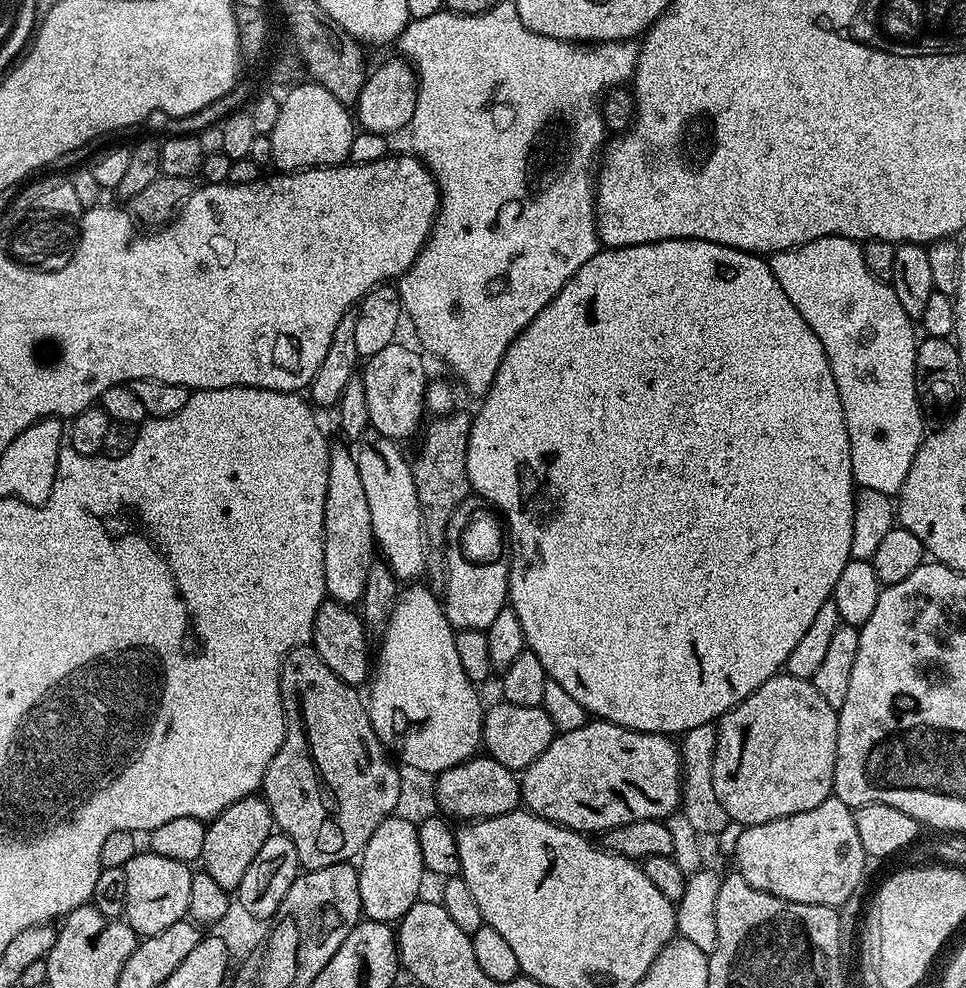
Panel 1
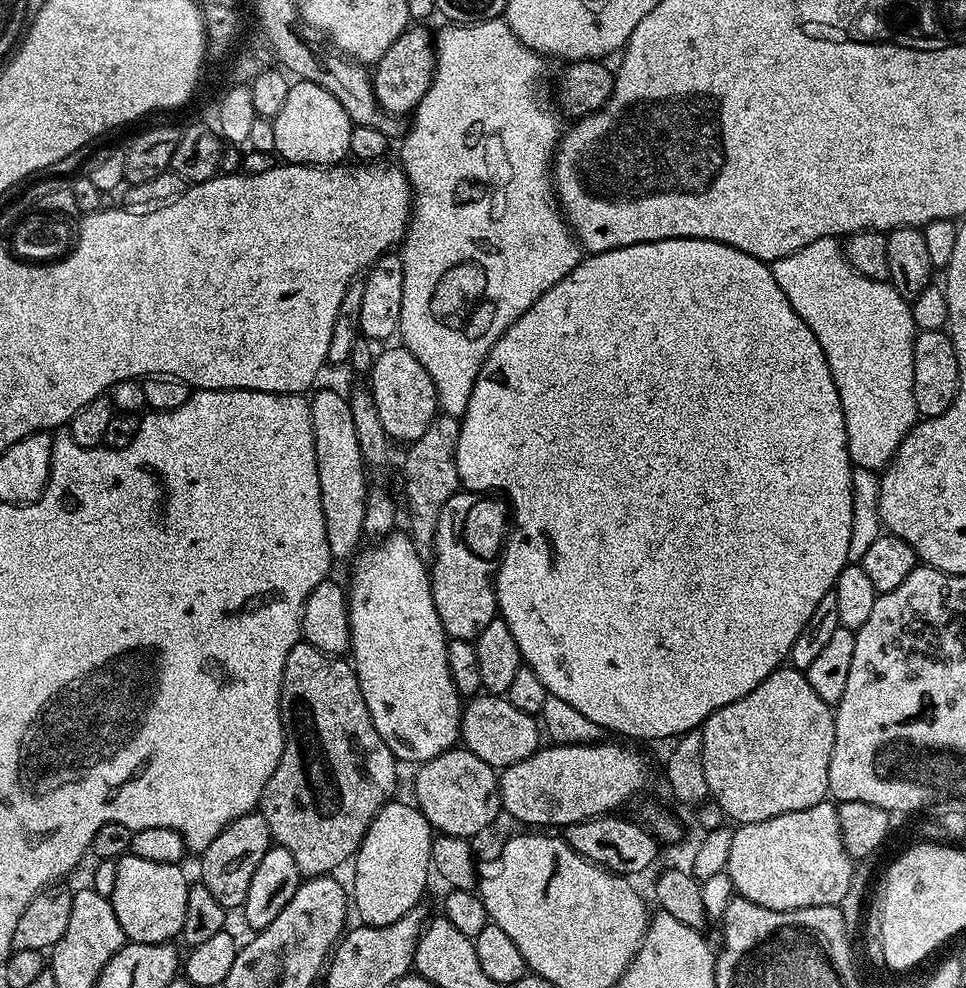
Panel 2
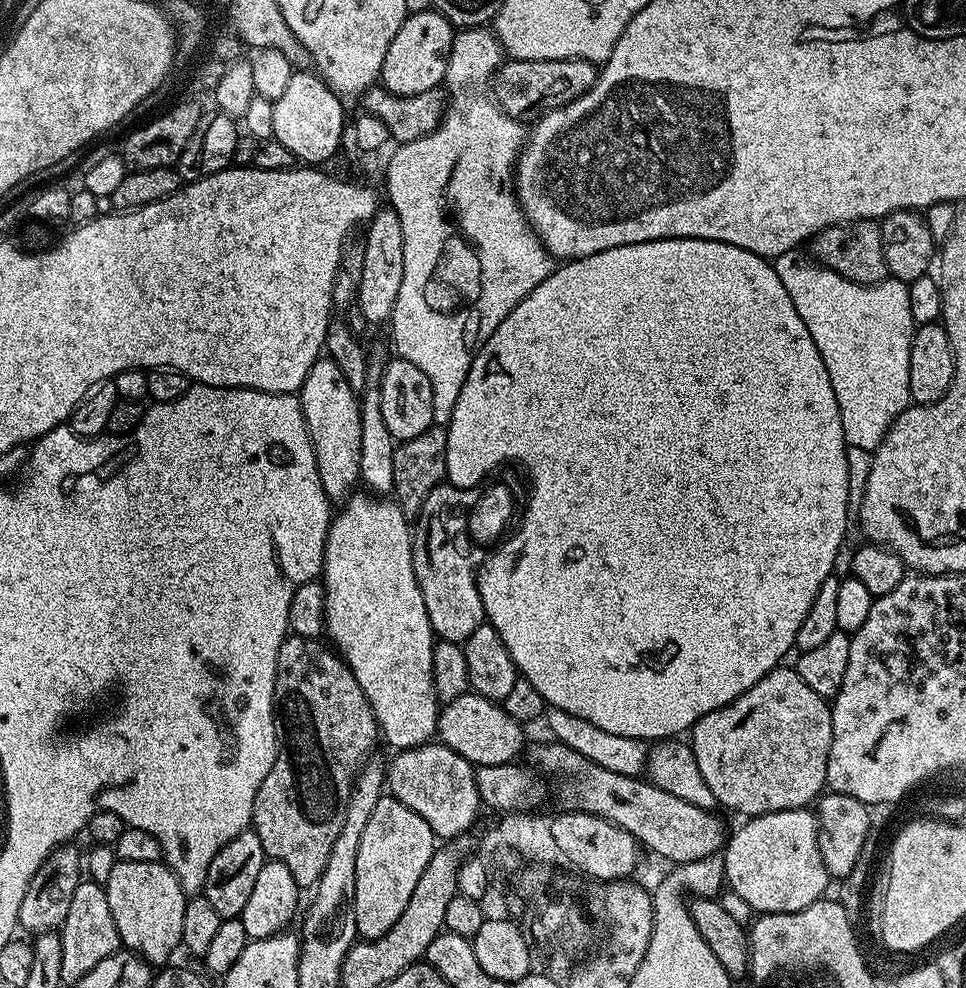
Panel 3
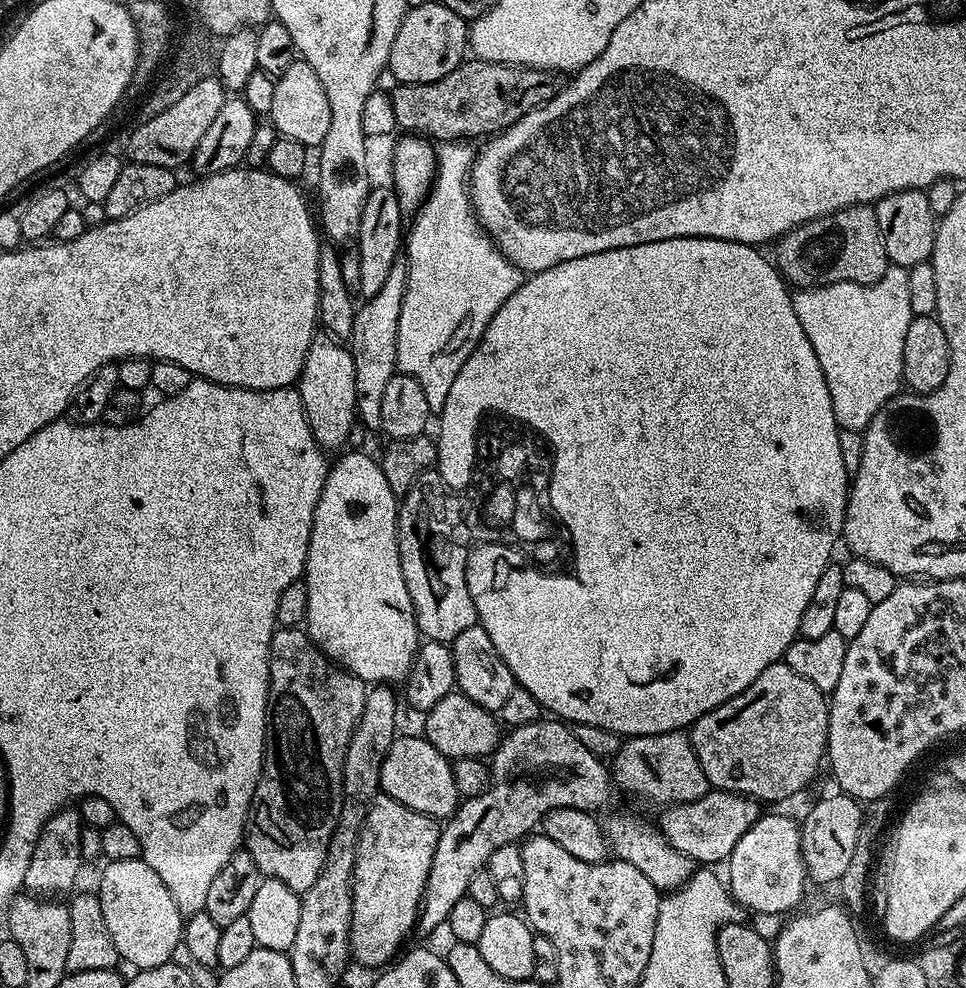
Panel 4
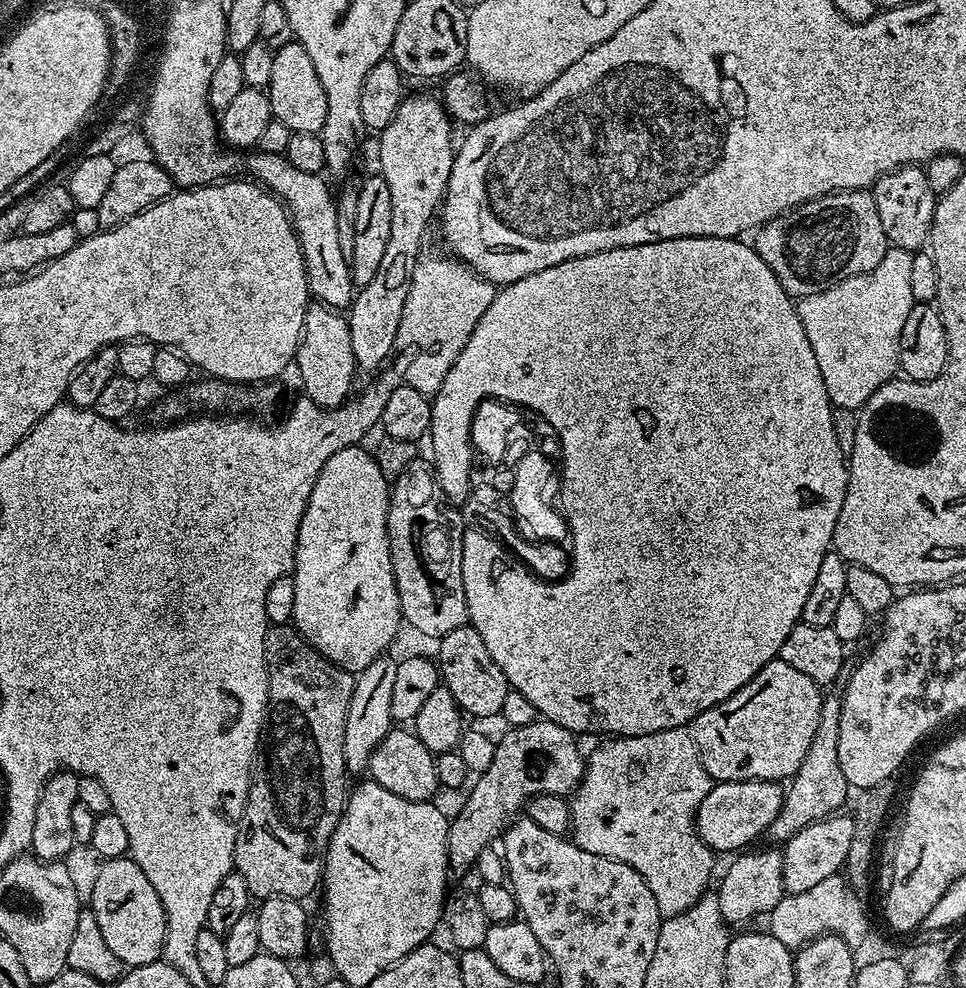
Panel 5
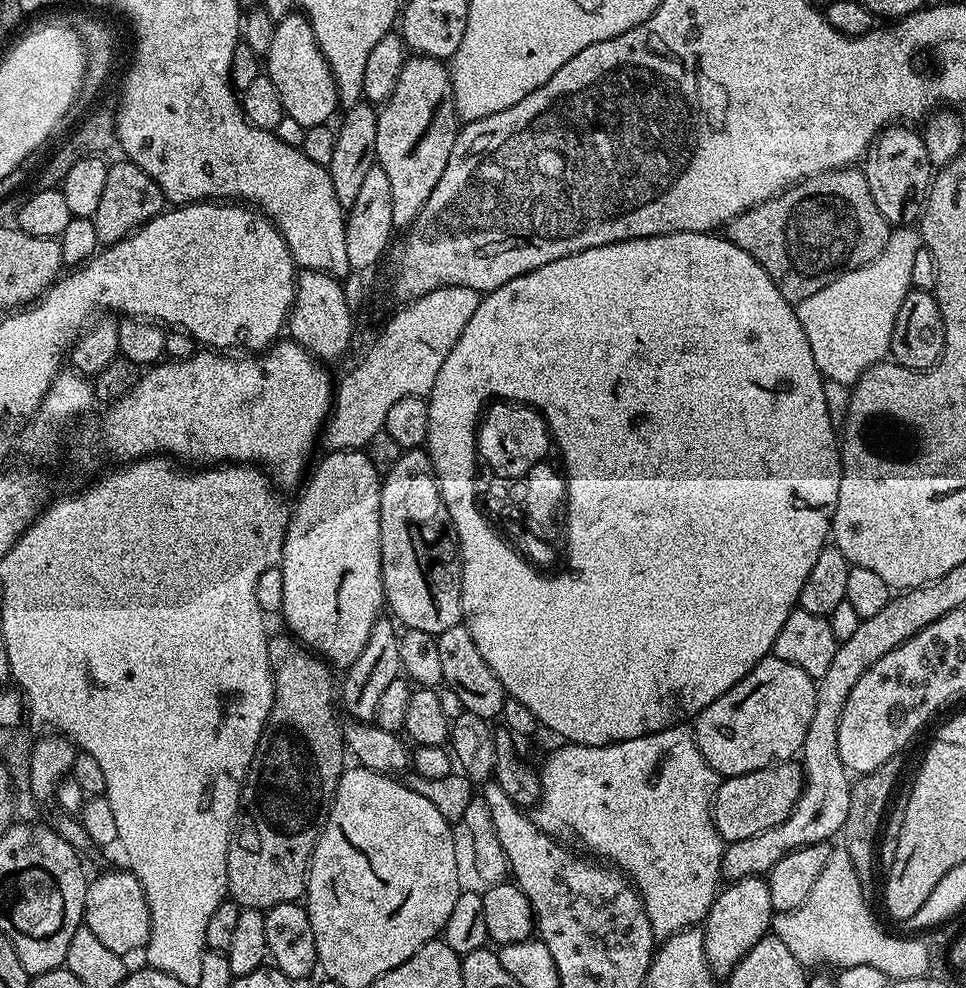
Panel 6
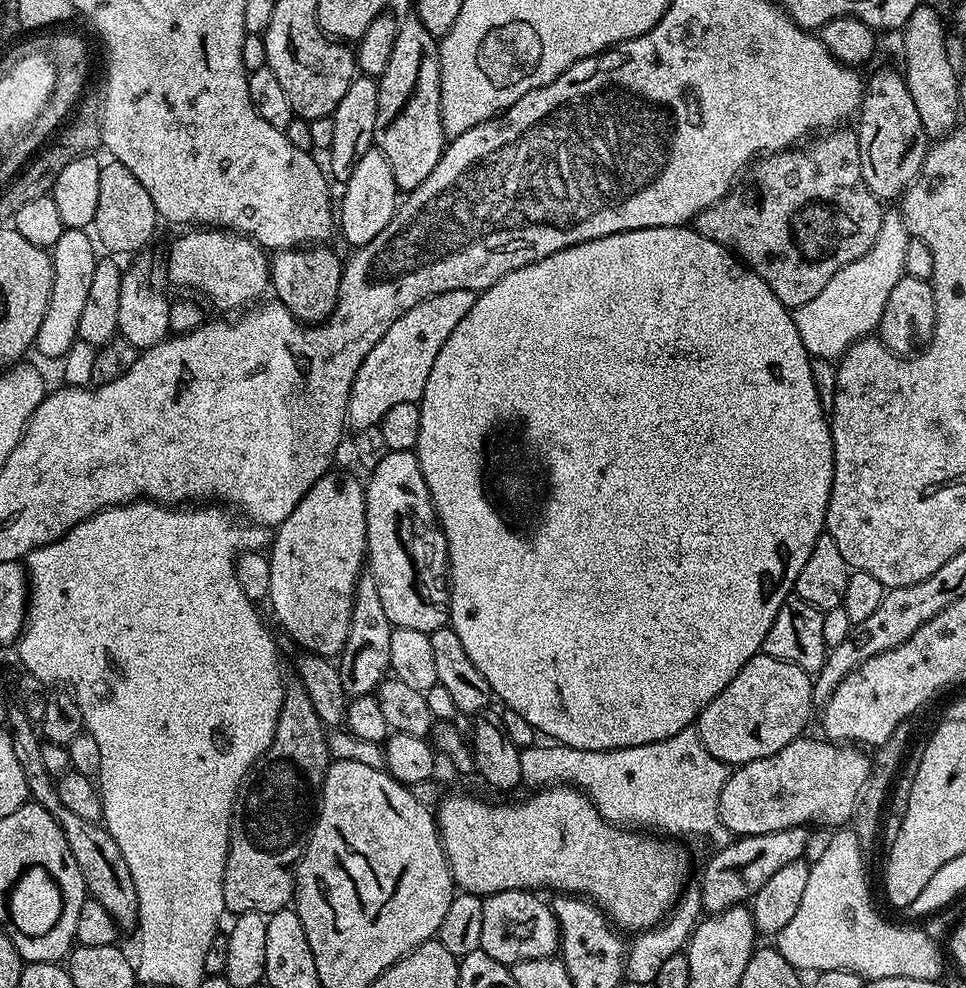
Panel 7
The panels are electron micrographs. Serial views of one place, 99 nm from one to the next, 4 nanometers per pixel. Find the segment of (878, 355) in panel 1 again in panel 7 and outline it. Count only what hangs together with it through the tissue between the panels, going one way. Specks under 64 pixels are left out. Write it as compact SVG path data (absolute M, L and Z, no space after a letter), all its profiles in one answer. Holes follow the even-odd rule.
M885 211L882 230L878 230L874 246L870 246L862 258L854 258L854 262L842 266L810 302L794 309L792 321L798 326L798 338L802 338L802 346L806 346L809 357L839 361L850 345L871 337L879 329L886 298L890 298L890 290L904 277L909 239L908 221L902 218L900 211Z

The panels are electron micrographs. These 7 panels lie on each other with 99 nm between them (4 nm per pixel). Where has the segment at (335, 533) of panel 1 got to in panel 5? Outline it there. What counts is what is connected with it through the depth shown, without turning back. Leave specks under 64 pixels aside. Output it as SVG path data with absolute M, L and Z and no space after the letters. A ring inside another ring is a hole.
M319 302L309 303L302 322L300 345L296 351L294 372L300 375L303 395L320 408L336 408L353 395L352 379L358 376L354 346L350 343L350 326L347 315L327 308Z

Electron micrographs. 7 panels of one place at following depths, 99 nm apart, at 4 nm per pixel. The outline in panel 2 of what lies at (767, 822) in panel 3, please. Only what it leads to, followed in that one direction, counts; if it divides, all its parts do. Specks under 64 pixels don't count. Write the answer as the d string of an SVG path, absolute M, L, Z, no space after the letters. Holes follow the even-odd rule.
M825 798L806 810L794 810L762 822L739 825L732 833L726 876L736 887L735 895L758 906L766 906L770 910L798 910L827 904L838 906L850 888L853 867L854 861L840 837L838 807L831 799Z

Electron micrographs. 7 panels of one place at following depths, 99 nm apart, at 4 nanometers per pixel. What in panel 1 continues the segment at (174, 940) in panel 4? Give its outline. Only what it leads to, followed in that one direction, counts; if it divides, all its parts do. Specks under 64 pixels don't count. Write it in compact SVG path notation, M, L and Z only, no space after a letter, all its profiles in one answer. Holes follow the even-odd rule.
M151 850L137 851L136 856L130 858L123 866L126 874L126 906L123 919L134 929L137 937L157 936L162 934L174 922L185 919L188 916L190 906L190 882L193 869L182 862L174 862L174 858L162 858Z

